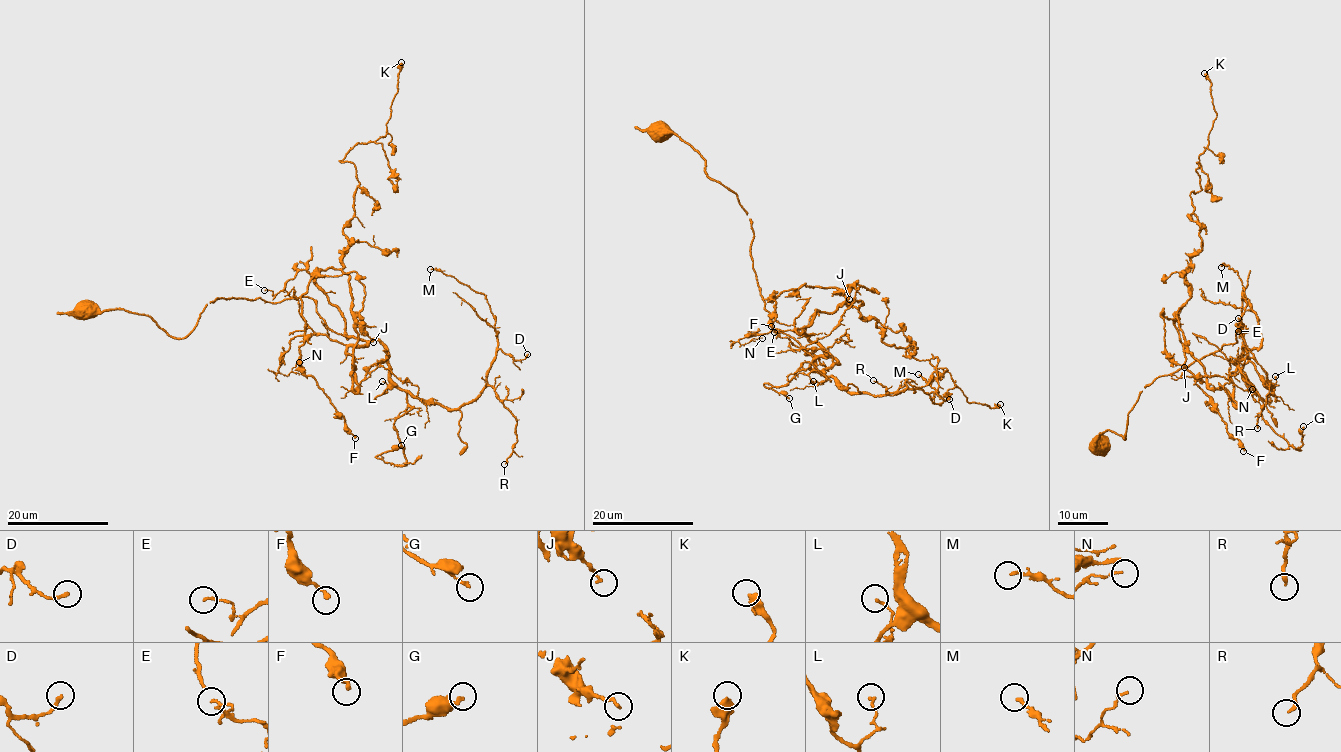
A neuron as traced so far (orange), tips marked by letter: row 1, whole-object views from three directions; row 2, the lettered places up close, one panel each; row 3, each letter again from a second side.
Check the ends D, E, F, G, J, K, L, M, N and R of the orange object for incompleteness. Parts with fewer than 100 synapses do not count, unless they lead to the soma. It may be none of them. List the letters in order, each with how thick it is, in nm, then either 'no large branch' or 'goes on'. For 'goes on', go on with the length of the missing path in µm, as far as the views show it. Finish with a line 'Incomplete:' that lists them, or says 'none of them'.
D: 200 nm thick; no large branch
E: 120 nm thick; no large branch
F: 200 nm thick; no large branch
G: 160 nm thick; no large branch
J: 160 nm thick; no large branch
K: 480 nm thick; no large branch
L: 120 nm thick; no large branch
M: 110 nm thick; no large branch
N: 110 nm thick; no large branch
R: 200 nm thick; no large branch
Incomplete: none of them

